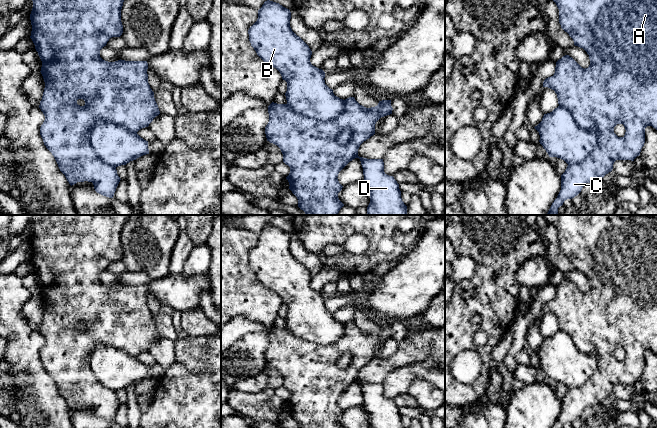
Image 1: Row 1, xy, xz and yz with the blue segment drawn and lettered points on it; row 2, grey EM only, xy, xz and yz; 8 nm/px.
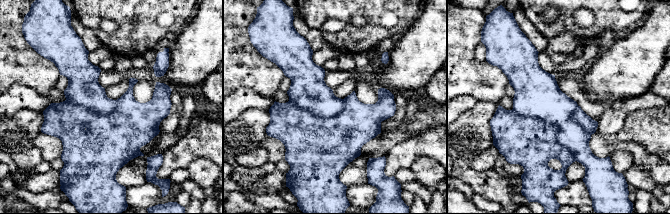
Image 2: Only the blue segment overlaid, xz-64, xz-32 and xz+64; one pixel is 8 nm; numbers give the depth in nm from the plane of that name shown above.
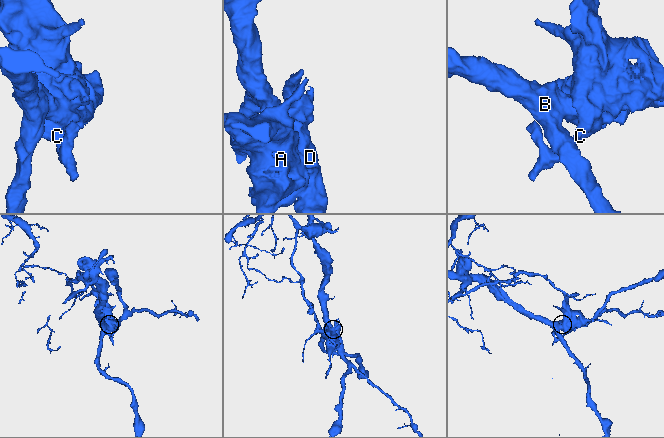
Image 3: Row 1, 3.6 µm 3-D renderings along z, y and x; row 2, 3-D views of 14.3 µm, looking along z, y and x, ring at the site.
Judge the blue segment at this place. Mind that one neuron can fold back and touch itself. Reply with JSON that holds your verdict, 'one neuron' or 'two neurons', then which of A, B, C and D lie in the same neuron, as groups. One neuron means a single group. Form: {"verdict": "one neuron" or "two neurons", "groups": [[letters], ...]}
{"verdict": "two neurons", "groups": [["A", "C"], ["B", "D"]]}

